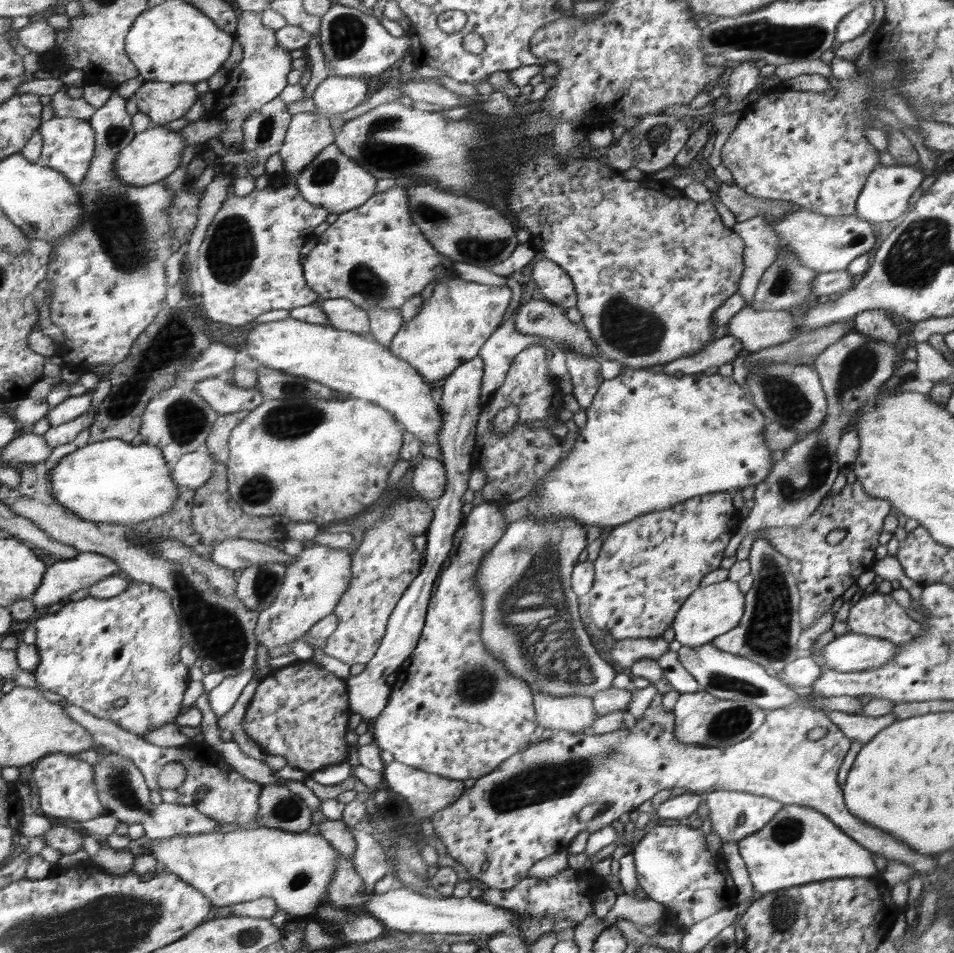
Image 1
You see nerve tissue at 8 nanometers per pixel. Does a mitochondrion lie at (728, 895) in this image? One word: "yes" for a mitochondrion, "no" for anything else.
no

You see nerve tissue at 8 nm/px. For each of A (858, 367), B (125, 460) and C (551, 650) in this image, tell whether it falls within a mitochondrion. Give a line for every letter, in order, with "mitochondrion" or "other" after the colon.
A: mitochondrion
B: other
C: mitochondrion

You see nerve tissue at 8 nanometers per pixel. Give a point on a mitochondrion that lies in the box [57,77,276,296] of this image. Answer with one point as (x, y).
(118, 223)

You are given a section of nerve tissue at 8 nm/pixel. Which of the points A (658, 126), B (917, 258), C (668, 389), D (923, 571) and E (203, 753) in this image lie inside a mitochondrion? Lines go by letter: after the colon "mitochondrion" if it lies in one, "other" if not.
A: mitochondrion
B: mitochondrion
C: other
D: other
E: other

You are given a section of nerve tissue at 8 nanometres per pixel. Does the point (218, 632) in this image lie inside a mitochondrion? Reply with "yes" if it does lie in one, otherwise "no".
yes

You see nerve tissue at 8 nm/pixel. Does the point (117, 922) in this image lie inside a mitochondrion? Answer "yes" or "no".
yes

